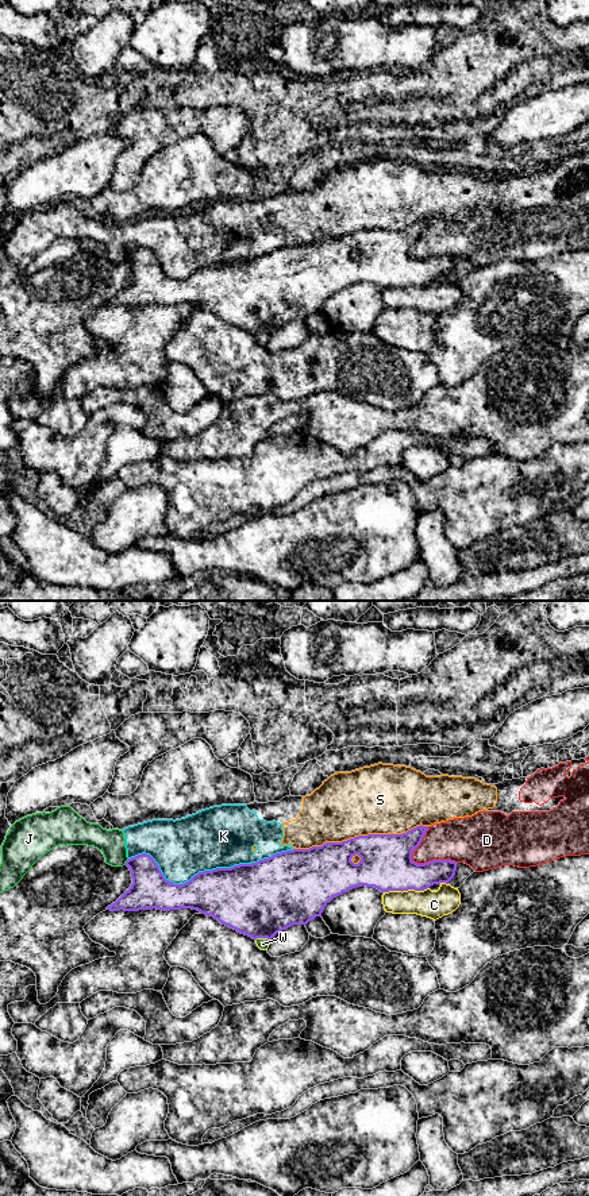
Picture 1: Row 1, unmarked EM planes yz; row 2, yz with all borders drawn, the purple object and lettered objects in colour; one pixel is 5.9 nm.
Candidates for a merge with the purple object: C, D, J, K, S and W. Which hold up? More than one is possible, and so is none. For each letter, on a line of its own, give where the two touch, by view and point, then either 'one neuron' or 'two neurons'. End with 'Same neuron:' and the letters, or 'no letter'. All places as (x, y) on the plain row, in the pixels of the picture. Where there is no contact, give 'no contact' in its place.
C: yz (405, 285) | two neurons
D: yz (431, 257) | two neurons
J: yz (126, 257) | two neurons
K: yz (207, 266) | two neurons
S: yz (360, 231) | two neurons
W: yz (262, 332) | one neuron
Same neuron: W

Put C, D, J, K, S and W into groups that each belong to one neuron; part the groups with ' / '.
C / D J K S / W

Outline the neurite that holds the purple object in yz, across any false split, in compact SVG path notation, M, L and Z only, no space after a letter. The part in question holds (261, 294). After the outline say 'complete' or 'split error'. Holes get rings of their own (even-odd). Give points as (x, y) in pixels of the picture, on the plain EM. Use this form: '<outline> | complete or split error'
M416 221L403 229L367 229L342 238L326 238L309 244L276 248L253 259L216 263L195 270L184 279L165 274L150 250L142 248L126 256L131 266L131 282L107 305L181 305L192 304L211 310L240 329L251 332L261 346L267 346L272 333L293 321L307 320L322 312L324 302L336 292L355 282L374 282L381 288L424 286L449 277L457 266L455 256L432 255L417 259L412 247L420 240L428 221Z | split error

